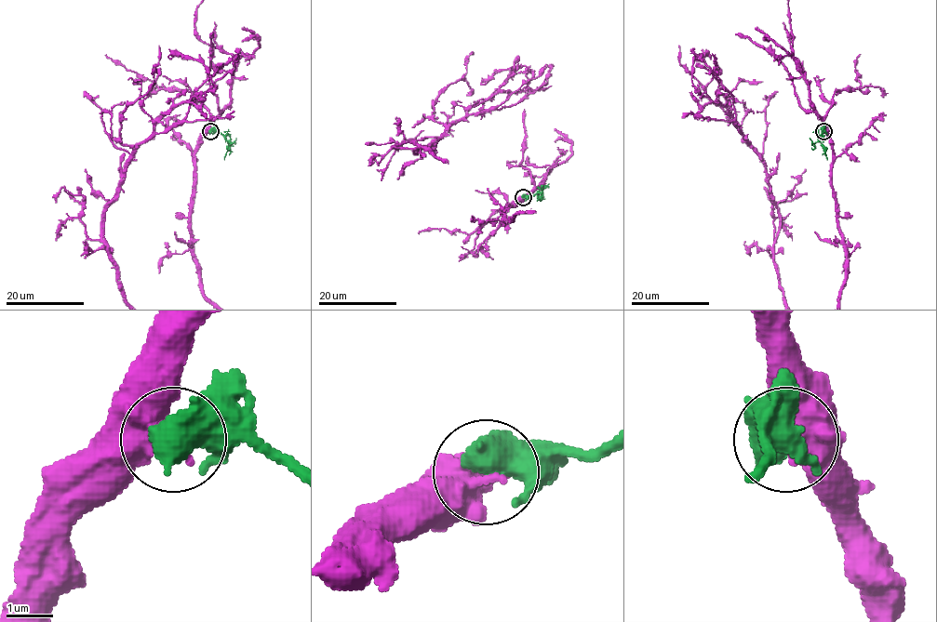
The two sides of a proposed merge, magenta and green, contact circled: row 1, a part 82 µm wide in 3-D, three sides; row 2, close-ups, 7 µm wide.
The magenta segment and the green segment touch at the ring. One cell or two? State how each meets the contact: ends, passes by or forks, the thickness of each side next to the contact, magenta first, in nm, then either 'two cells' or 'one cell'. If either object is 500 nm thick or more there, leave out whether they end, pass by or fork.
calibres 650 and 800 nm; two cells

